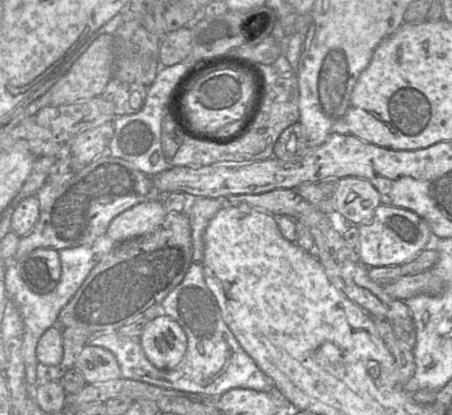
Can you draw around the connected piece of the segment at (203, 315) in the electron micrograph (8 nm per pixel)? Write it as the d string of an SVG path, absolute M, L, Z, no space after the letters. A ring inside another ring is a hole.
M188 197L189 204L185 208L185 214L189 217L192 230L192 262L181 283L161 303L165 314L176 320L187 336L187 350L181 363L172 370L158 369L147 359L139 339L123 338L117 331L92 334L87 345L109 350L115 356L120 367L121 378L124 379L213 397L219 397L235 388L268 392L274 387L272 380L260 370L241 347L223 320L217 301L205 282L202 265L205 248L204 233L210 220L227 205L227 199Z

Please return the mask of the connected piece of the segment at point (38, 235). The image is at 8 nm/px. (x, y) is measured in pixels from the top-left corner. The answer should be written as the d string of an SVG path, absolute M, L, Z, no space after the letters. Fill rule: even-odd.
M101 155L95 160L93 160L91 163L89 163L86 166L83 166L79 172L71 178L69 181L67 181L64 184L51 184L48 181L43 185L43 187L37 192L35 195L38 198L39 201L39 219L29 234L23 236L20 238L18 249L15 253L15 259L21 258L22 256L28 254L29 252L37 249L37 248L53 248L57 251L63 250L65 248L73 248L77 246L84 246L84 245L91 245L97 240L99 237L106 234L106 231L109 227L109 224L111 221L120 213L124 212L125 210L146 201L153 201L153 200L163 200L163 196L166 194L160 194L159 191L156 189L152 182L152 178L140 170L138 170L133 164L130 162L122 159L113 157L111 155Z

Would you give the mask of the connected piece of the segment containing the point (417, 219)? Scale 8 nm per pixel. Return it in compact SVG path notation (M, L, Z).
M381 204L369 222L355 225L359 226L360 231L358 255L368 268L402 265L435 240L424 219L411 210L395 206Z

